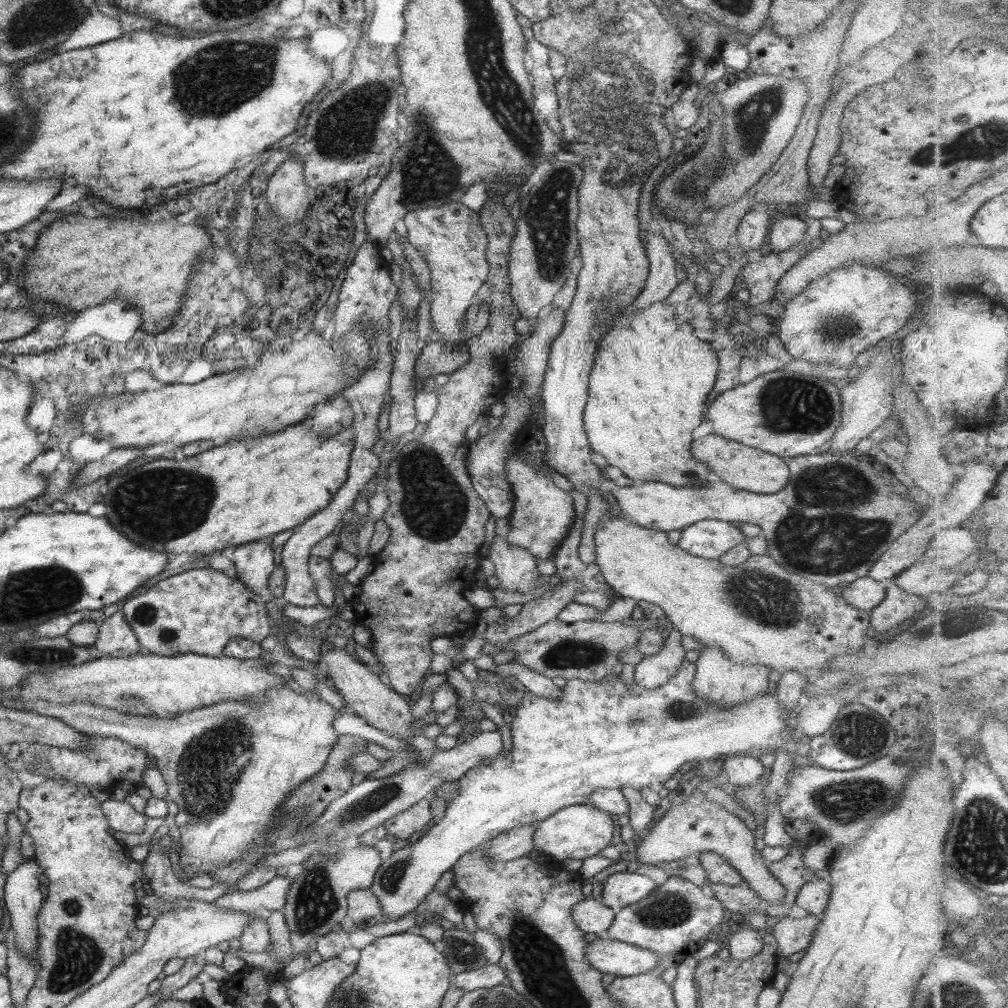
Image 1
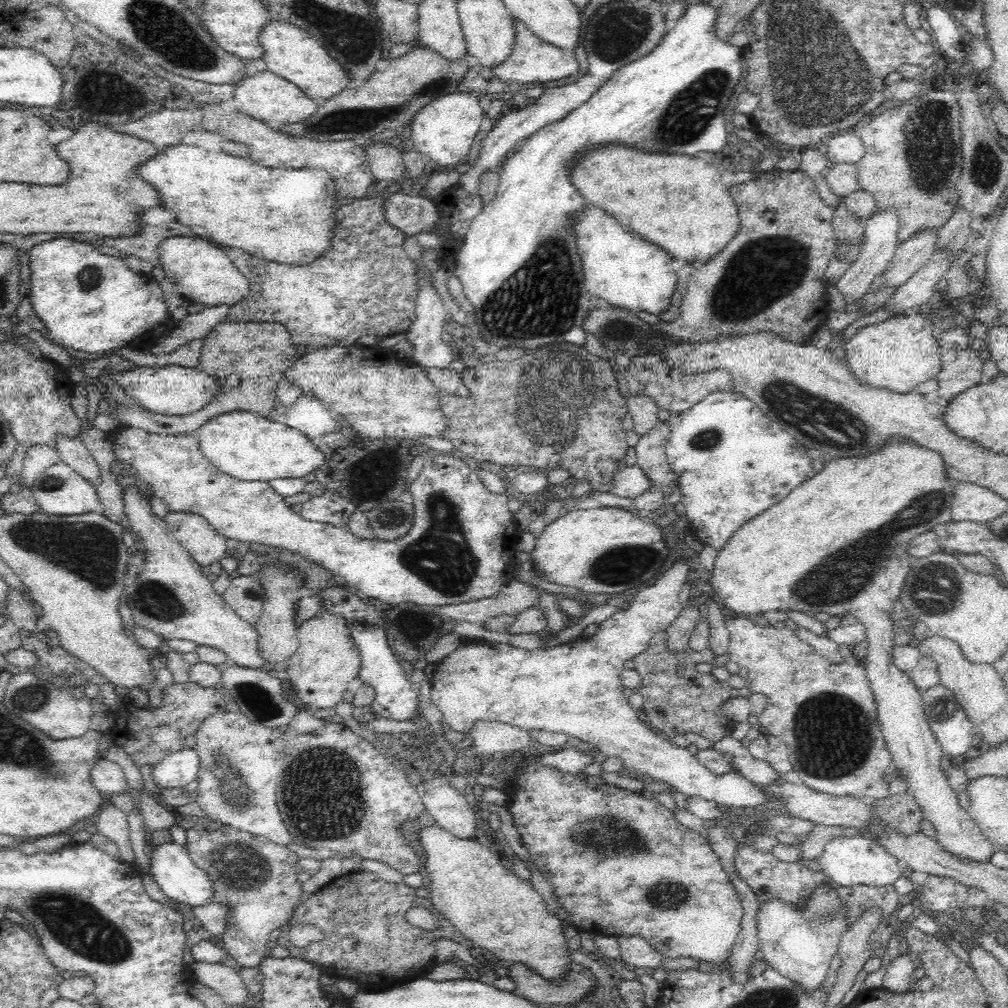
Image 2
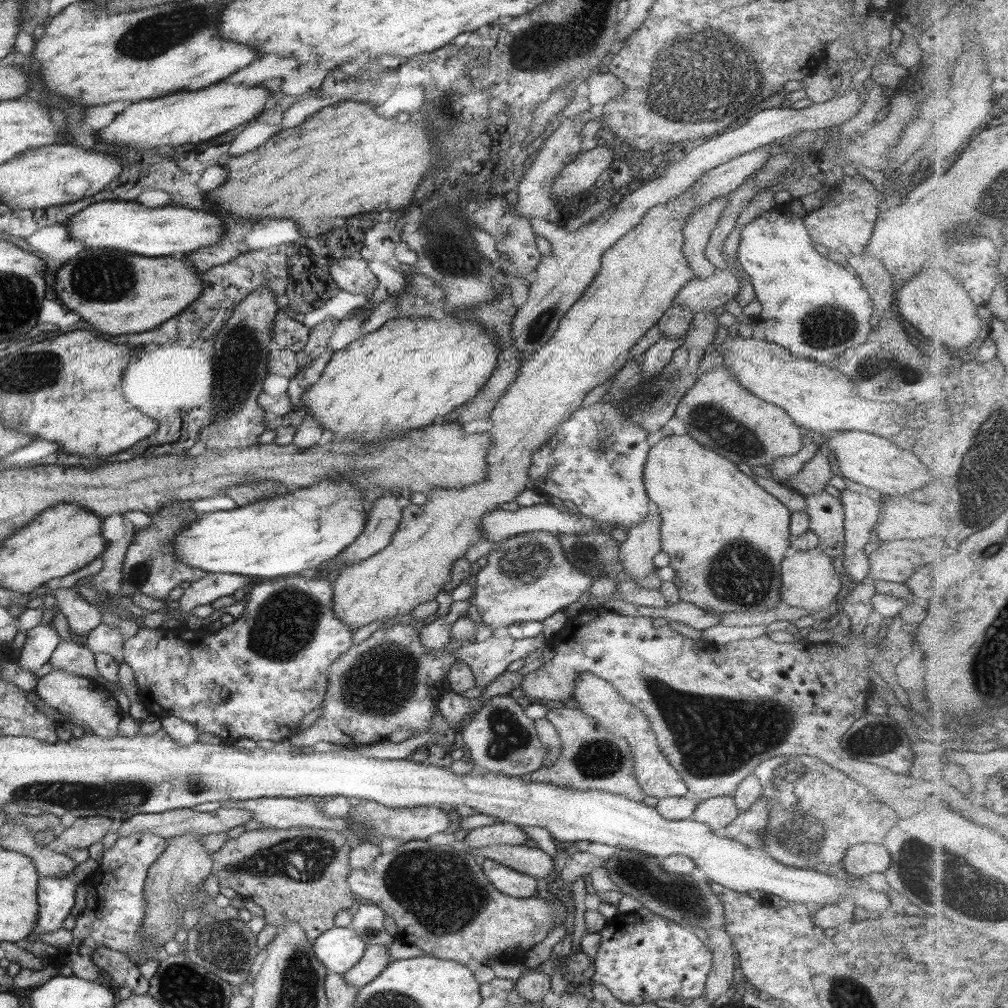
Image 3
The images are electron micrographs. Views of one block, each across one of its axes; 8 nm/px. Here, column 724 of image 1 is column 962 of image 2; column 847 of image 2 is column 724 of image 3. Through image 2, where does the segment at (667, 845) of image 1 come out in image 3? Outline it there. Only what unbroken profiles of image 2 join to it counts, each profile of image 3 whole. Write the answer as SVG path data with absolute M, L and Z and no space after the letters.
M679 428L671 436L665 436L659 442L655 442L653 446L649 446L642 474L645 494L650 500L651 507L657 509L659 517L661 517L661 526L659 526L660 550L665 552L669 557L668 565L674 570L672 584L676 586L678 598L681 601L690 602L700 610L706 611L708 614L715 614L716 616L730 612L738 613L748 611L749 613L759 613L780 606L780 564L783 560L785 548L790 544L787 539L789 538L788 526L790 522L790 511L782 503L759 487L751 477L741 474L731 462L727 462L725 458L721 458L721 456L705 450L704 446L695 442L693 438Z

